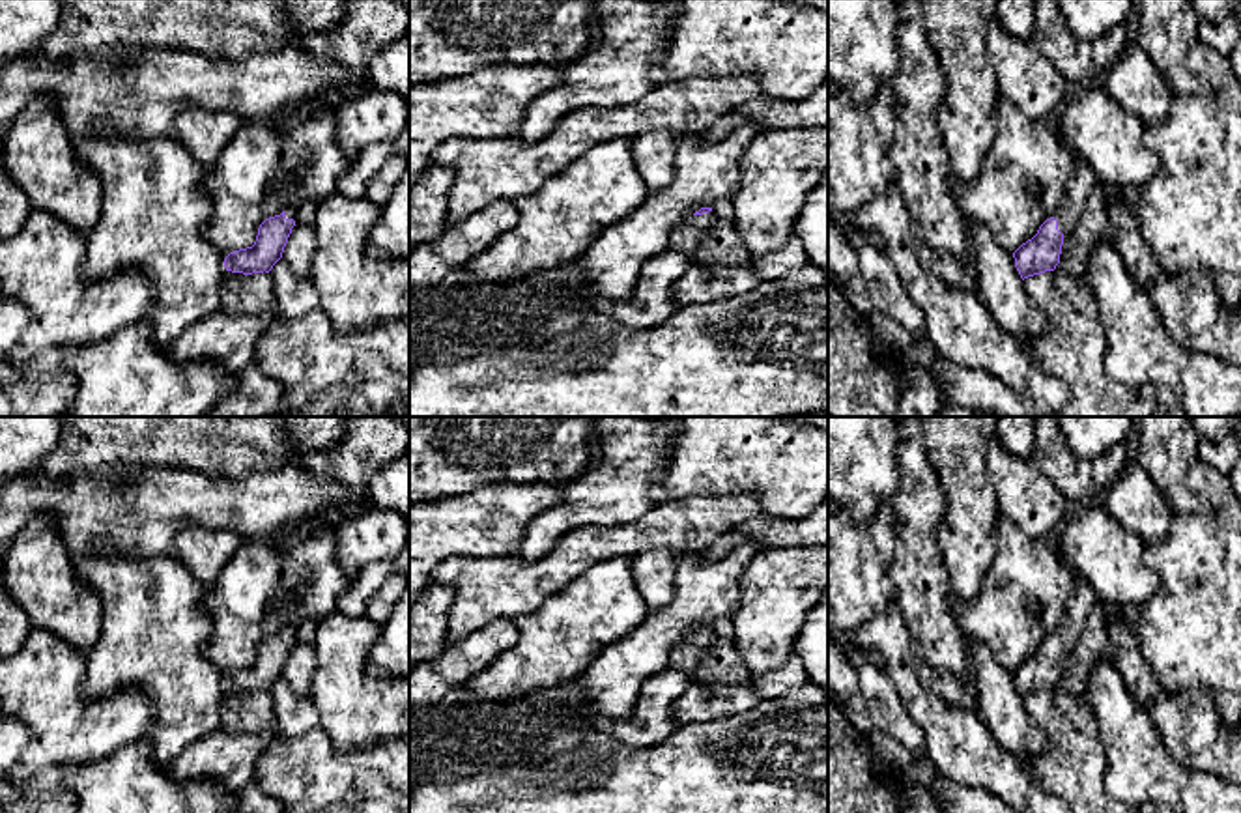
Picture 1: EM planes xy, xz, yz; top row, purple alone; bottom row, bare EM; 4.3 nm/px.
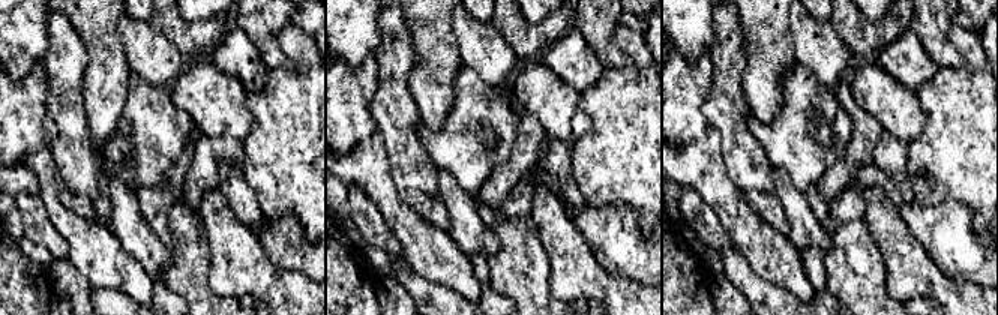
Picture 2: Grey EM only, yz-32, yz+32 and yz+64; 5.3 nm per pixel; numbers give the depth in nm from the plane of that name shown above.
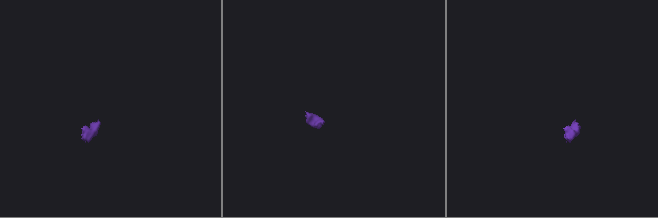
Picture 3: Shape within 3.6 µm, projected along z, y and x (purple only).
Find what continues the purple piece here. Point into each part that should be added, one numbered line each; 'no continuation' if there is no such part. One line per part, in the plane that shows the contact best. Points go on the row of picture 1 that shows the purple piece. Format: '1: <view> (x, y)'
1: yz (1083, 182)

